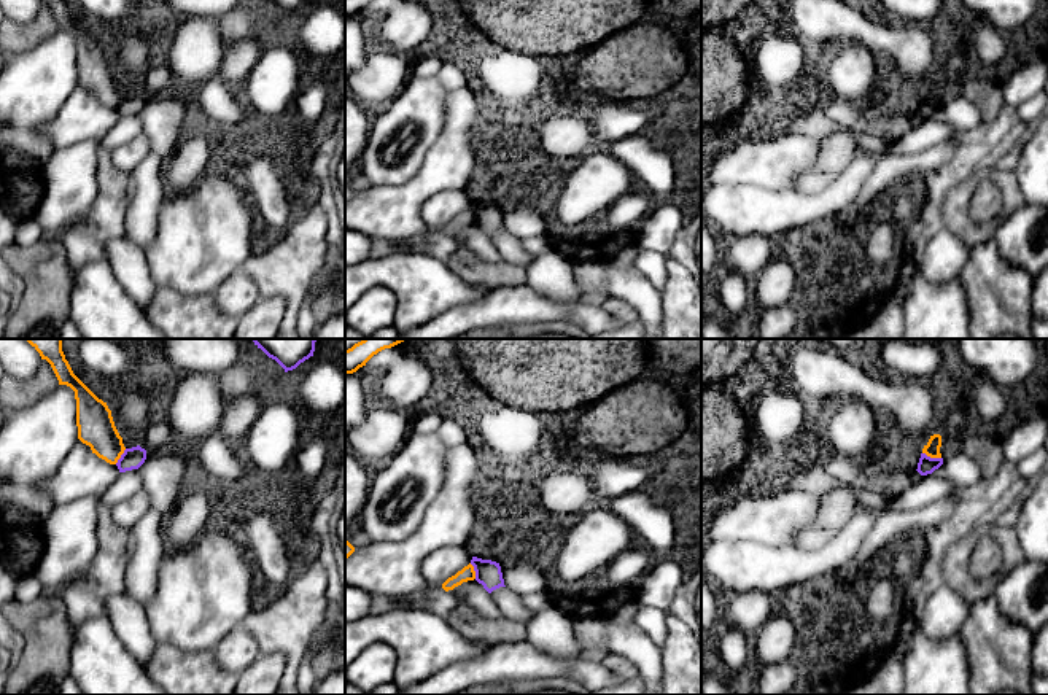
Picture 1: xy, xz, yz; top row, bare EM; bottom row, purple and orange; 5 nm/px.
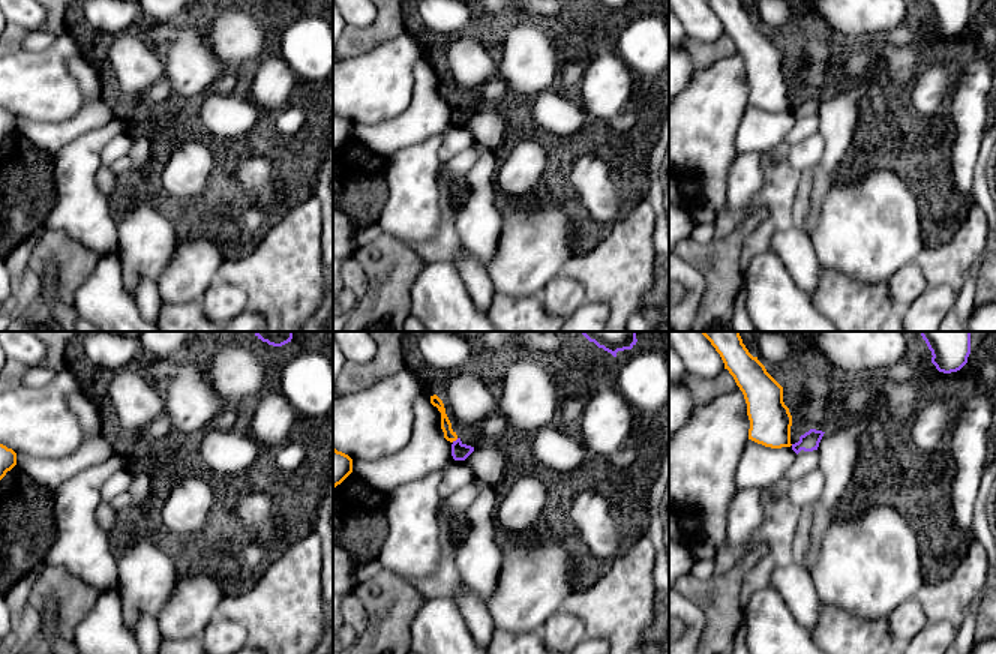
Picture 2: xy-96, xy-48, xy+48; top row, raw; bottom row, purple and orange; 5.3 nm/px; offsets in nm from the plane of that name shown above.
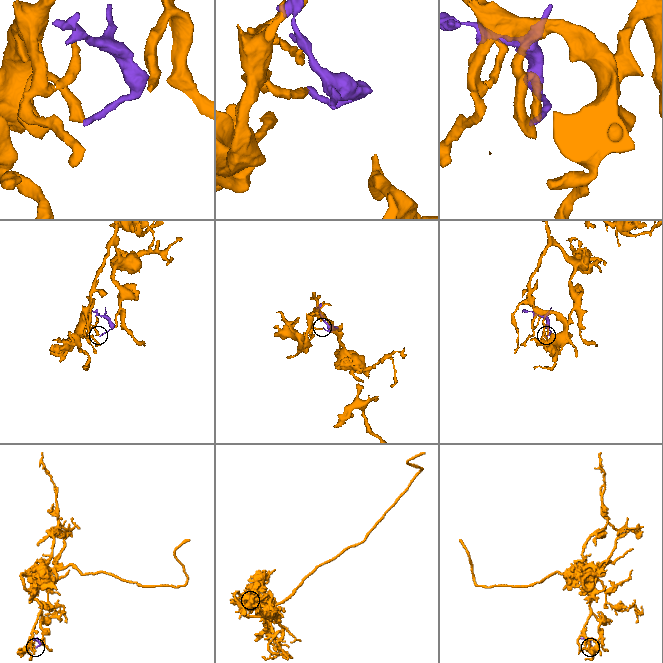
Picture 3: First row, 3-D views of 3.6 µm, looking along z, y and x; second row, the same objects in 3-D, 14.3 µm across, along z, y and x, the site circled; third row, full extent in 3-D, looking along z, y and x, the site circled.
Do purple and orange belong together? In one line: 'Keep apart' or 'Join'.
Keep apart

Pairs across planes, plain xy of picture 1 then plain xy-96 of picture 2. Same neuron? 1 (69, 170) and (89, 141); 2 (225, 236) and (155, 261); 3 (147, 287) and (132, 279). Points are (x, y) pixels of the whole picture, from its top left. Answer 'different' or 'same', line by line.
1: same
2: different
3: different

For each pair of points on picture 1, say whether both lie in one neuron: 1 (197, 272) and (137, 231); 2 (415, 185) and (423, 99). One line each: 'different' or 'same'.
1: different
2: different

